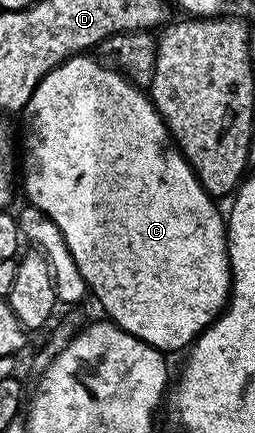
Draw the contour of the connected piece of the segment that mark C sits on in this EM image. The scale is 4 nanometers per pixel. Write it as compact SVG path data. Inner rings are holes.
M81 52L75 56L70 56L60 66L56 66L50 71L43 80L34 88L34 92L30 96L28 105L22 111L24 117L24 150L22 146L22 190L24 186L24 194L29 198L31 205L37 210L41 210L50 220L54 220L54 224L58 224L58 232L62 232L62 240L66 242L66 248L70 248L70 256L74 256L74 264L78 264L78 272L82 276L82 280L88 285L91 297L96 297L100 301L100 306L105 310L107 317L115 322L117 326L121 326L126 332L130 332L130 336L134 336L138 340L142 340L146 344L150 344L156 350L161 352L169 352L168 350L180 350L191 347L192 343L200 337L203 330L208 329L221 314L224 313L228 305L228 295L232 289L232 270L228 267L228 236L226 233L226 218L223 213L216 211L217 203L212 195L204 191L204 185L196 179L196 174L192 171L192 165L184 158L184 151L180 150L175 142L172 141L171 134L168 133L168 126L164 122L164 117L156 110L156 106L151 97L135 82L128 81L119 70L105 64L103 61L97 60L95 57L89 56L87 53Z

